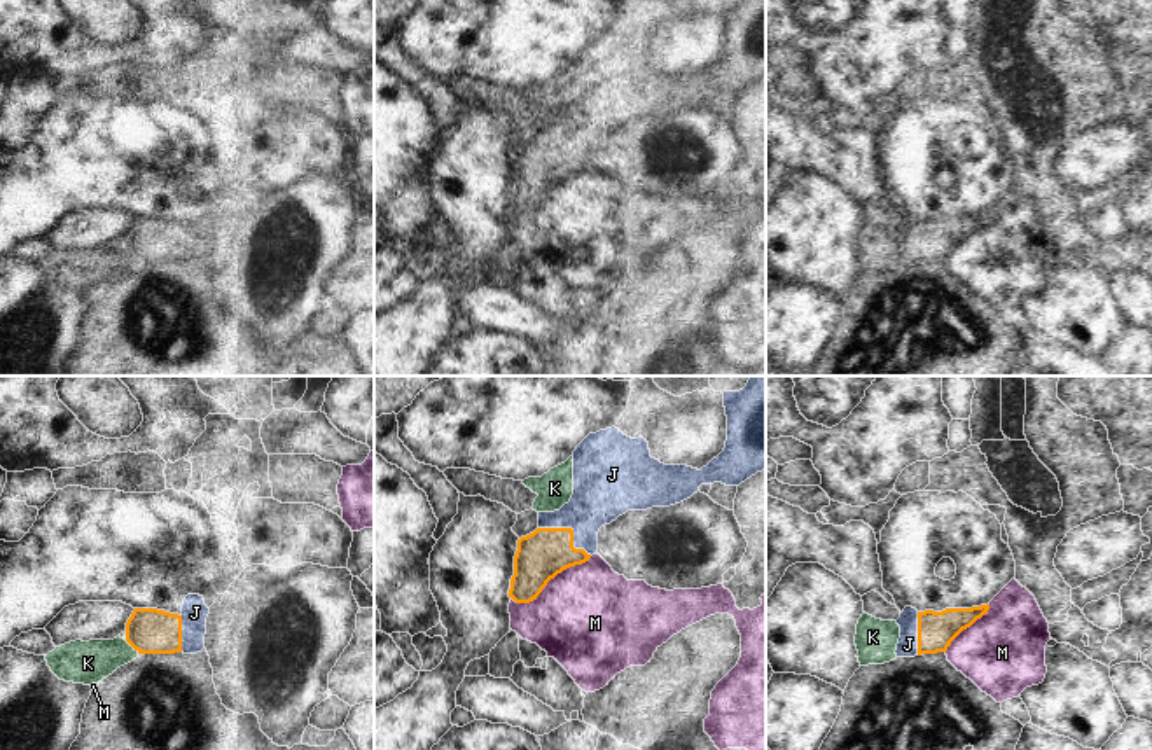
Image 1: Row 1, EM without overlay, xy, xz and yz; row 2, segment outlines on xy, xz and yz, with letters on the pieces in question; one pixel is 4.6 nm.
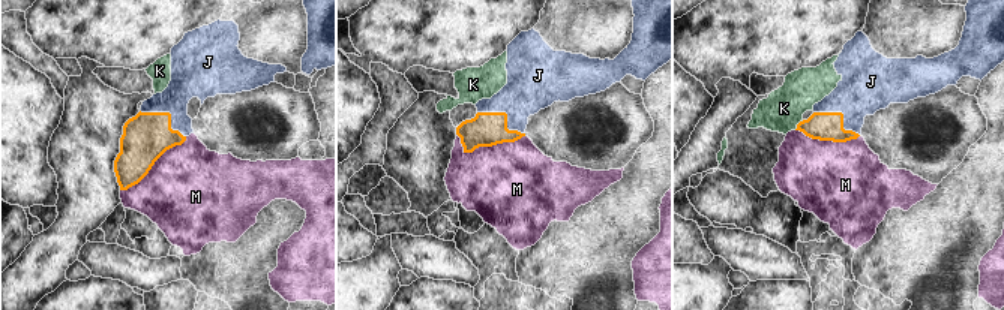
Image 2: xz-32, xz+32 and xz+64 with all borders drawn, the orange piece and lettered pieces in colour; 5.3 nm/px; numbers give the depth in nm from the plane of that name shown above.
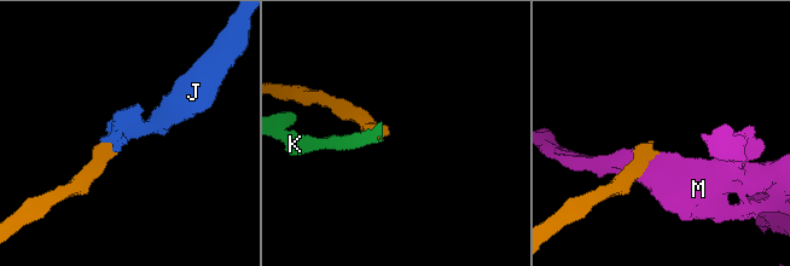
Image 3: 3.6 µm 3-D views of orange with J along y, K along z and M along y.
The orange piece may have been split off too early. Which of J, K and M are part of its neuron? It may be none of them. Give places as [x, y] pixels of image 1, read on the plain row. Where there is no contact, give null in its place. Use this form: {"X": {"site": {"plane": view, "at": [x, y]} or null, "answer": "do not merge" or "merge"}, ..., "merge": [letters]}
{"J": {"site": {"plane": "xz", "at": [572, 138]}, "answer": "merge"}, "K": {"site": {"plane": "xy", "at": [131, 254]}, "answer": "do not merge"}, "M": {"site": {"plane": "xz", "at": [549, 187]}, "answer": "do not merge"}, "merge": ["J"]}

